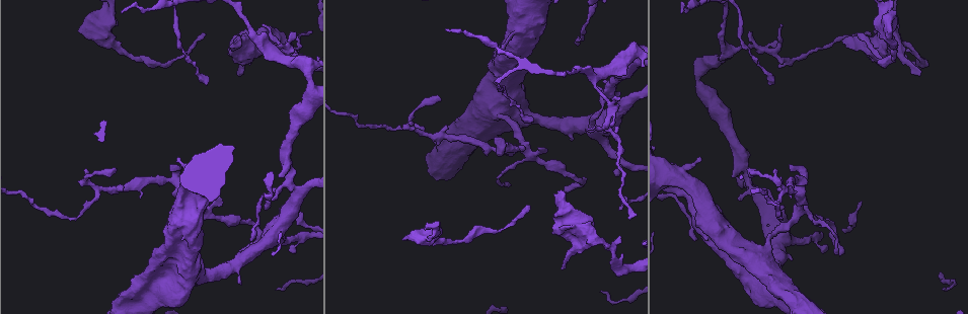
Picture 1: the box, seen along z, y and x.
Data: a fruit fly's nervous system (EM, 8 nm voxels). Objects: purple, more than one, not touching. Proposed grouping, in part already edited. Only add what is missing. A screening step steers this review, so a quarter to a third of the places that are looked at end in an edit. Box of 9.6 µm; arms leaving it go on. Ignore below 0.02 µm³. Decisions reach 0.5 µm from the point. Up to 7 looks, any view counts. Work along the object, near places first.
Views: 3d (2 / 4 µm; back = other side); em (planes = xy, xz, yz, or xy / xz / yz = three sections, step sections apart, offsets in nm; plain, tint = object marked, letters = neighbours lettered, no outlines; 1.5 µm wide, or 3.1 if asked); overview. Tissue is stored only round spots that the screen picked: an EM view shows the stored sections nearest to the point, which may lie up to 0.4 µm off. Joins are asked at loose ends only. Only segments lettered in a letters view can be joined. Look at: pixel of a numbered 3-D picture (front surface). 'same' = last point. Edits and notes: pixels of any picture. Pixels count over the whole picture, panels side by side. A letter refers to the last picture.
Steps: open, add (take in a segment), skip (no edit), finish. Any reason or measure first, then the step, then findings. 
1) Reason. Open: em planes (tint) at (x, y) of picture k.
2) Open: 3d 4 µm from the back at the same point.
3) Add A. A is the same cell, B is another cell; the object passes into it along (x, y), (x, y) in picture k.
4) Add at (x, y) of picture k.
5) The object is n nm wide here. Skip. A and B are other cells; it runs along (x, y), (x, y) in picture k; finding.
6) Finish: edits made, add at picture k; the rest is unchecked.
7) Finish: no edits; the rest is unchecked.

Free end. Open: em planes (tint) at (620, 237) of picture 1.

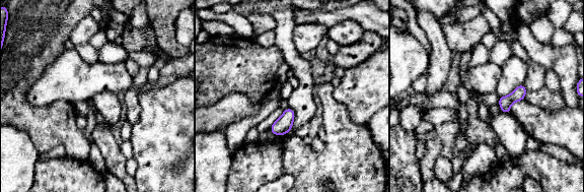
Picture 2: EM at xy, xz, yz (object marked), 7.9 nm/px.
What lies round it. Open: em planes (letters) at the same point.

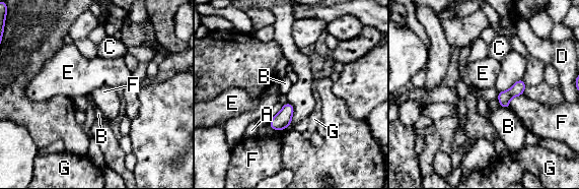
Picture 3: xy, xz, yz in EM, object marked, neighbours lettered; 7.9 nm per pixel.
Skip. A, B, C, D, E, F and G are other cells; no lettered segment goes on from it.

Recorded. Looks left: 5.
Free end. Open: 3d 4 µm at (565, 192) of picture 1.

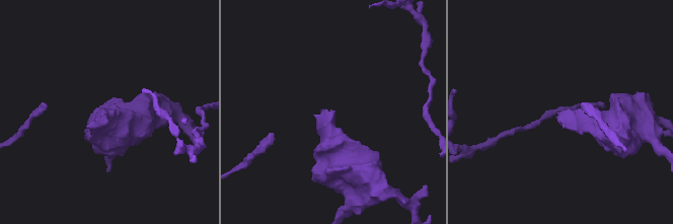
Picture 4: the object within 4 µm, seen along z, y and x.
Open: em planes (letters) at (560, 124) of picture 4.

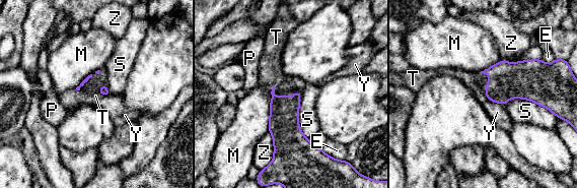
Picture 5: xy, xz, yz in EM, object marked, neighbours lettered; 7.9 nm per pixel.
Add T. T is the same cell, E, M, P, S, Y and Z are other cells; the object passes into it along (508, 80), (486, 97), (469, 79) in picture 5; it goes on there.

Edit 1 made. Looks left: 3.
Redraw. Open: overview.

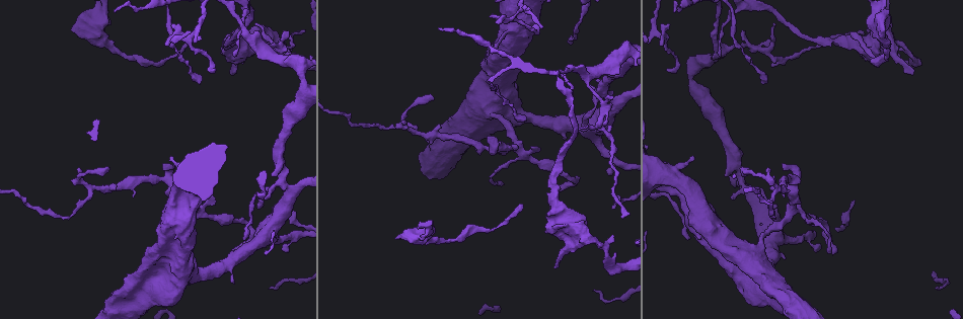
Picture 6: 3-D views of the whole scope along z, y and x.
Tapers out. Open: em planes (letters) at (266, 200) of picture 6.

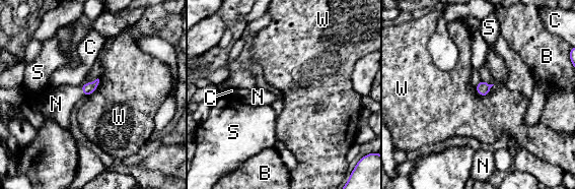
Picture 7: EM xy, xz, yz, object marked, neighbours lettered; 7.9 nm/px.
The object is 90 nm wide here. Add N. N is the same cell, B, C, S and W are other cells; the object passes into it along (88, 88), (82, 89), (56, 104) in picture 7; it goes on there.

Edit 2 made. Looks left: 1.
Finish: edits made, add at picture 5, add at picture 7; the rest is unchecked.

